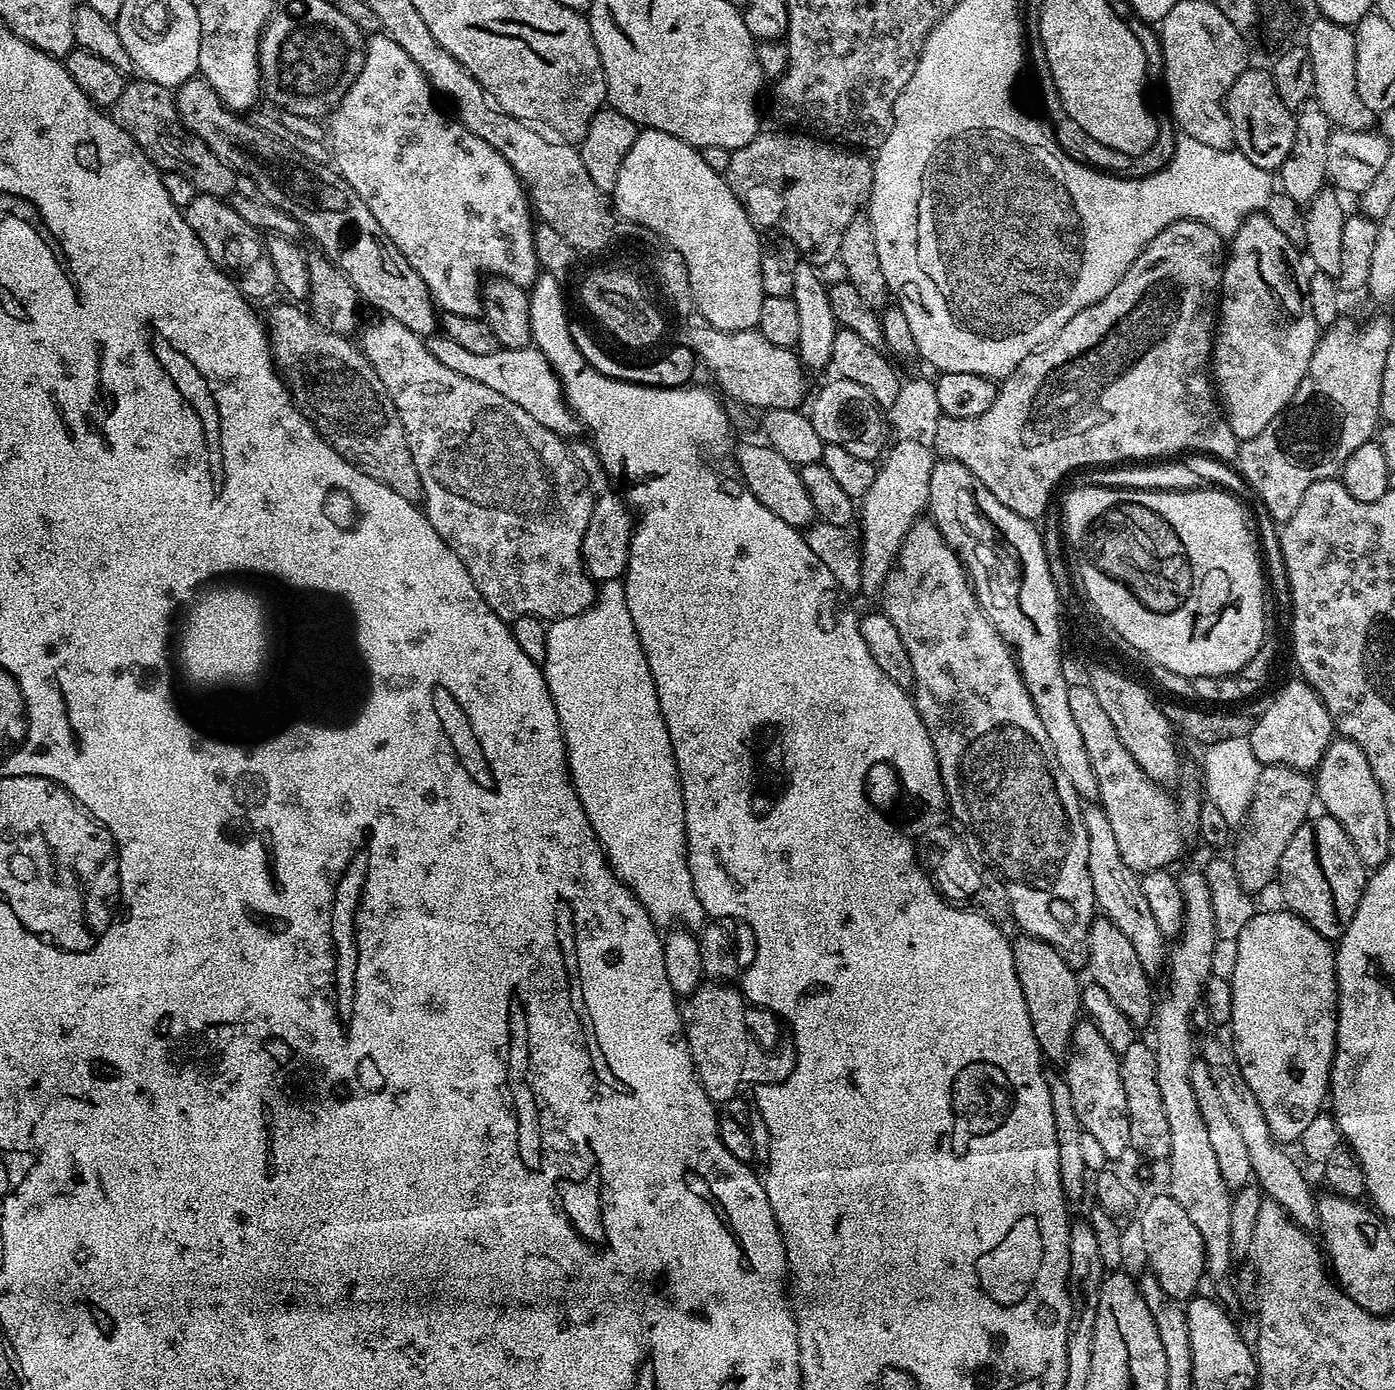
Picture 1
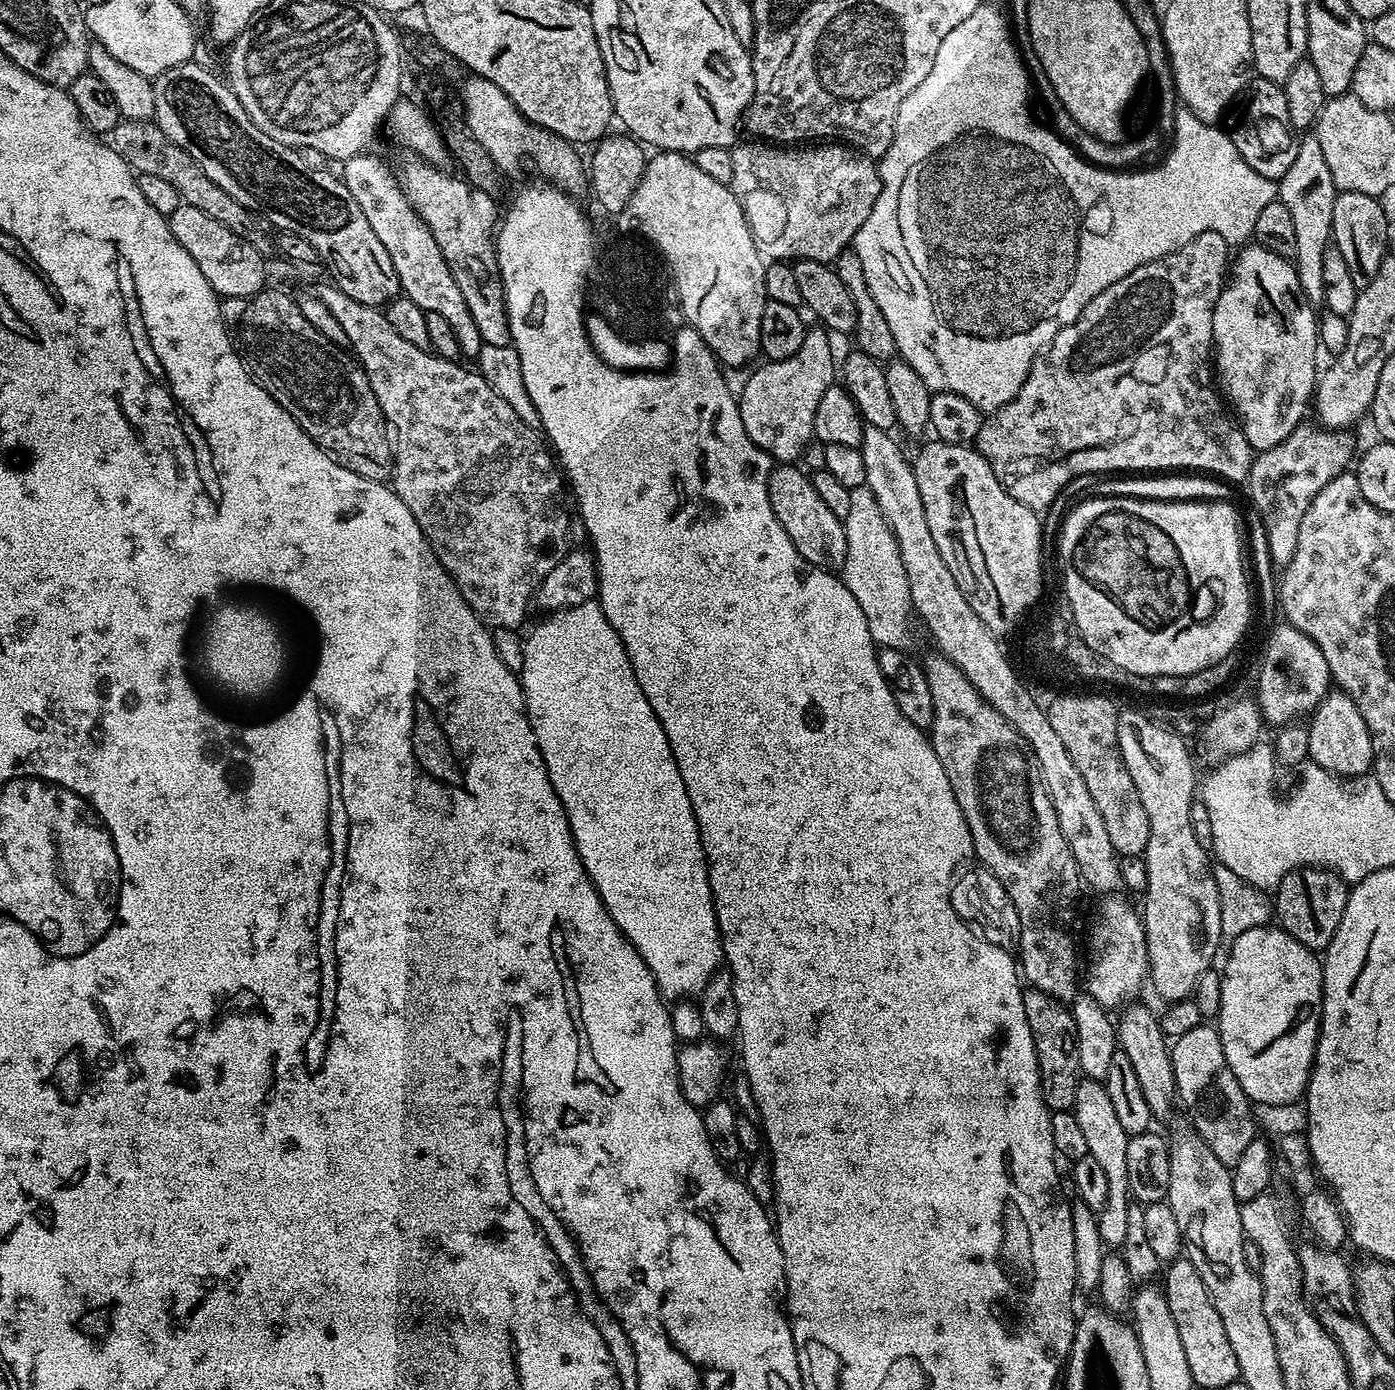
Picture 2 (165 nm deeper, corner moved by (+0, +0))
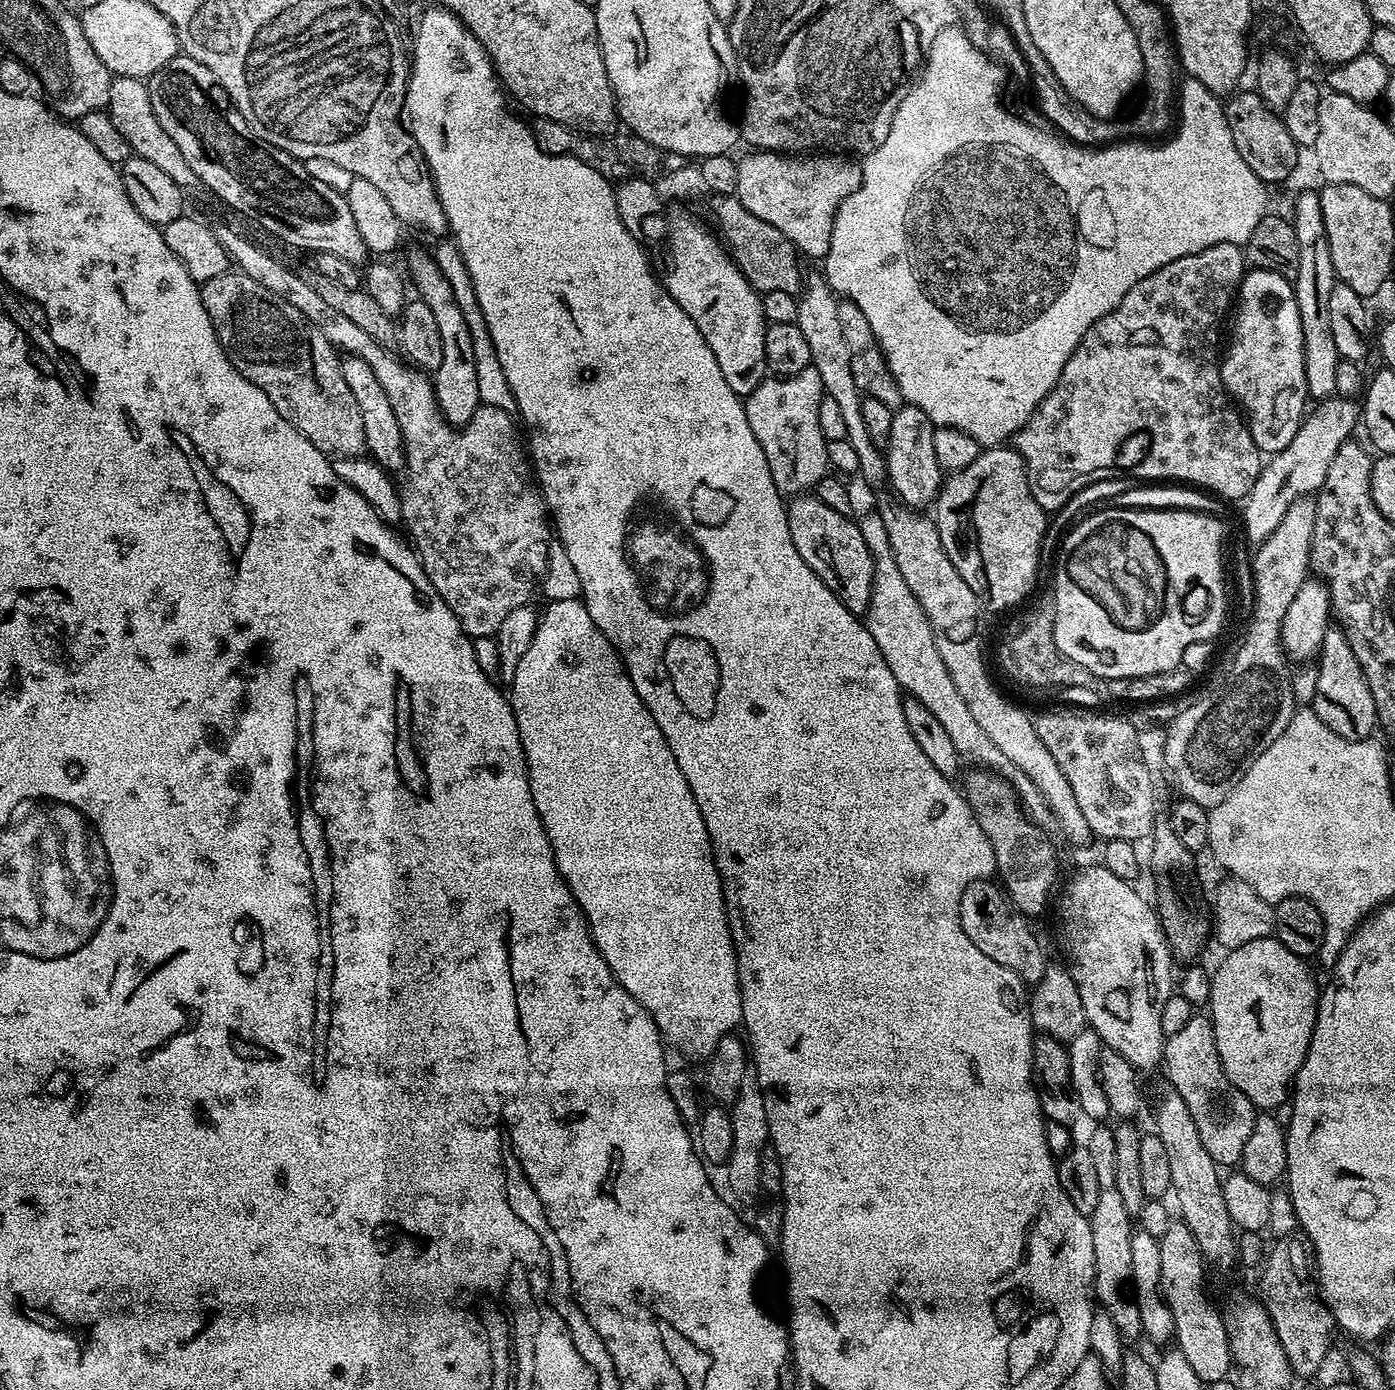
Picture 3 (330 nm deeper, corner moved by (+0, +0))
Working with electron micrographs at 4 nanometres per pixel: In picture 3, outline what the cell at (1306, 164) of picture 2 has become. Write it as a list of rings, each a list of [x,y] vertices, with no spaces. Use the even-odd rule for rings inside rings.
[[[1315,191],[1304,192],[1296,200],[1296,214],[1291,222],[1298,234],[1298,266],[1294,277],[1298,318],[1302,318],[1302,342],[1304,343],[1304,365],[1306,386],[1313,401],[1327,400],[1335,393],[1337,367],[1341,360],[1338,346],[1334,346],[1330,327],[1330,294],[1338,283],[1334,262],[1330,262],[1330,242],[1326,238],[1326,222],[1322,218],[1322,206]]]

